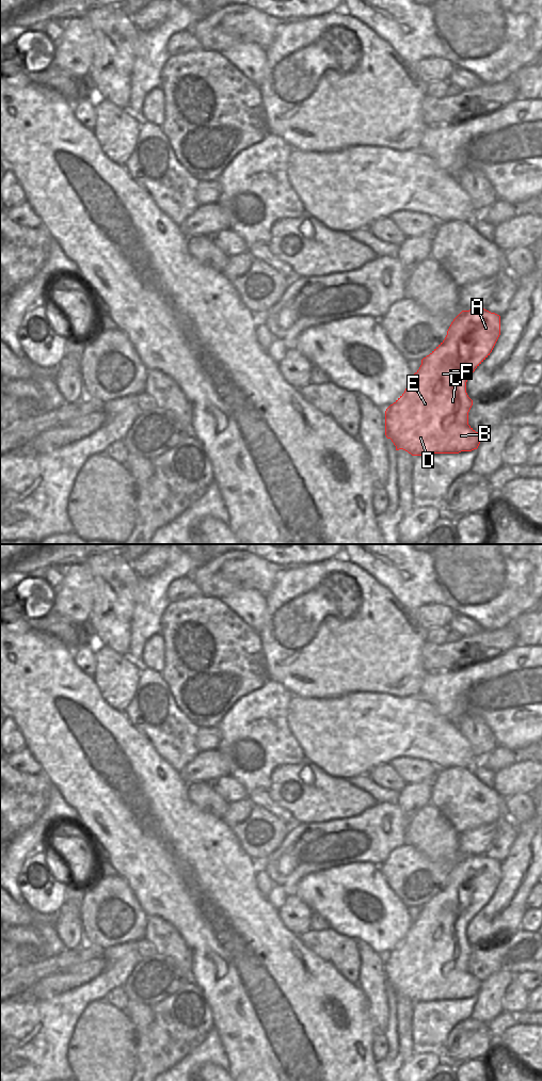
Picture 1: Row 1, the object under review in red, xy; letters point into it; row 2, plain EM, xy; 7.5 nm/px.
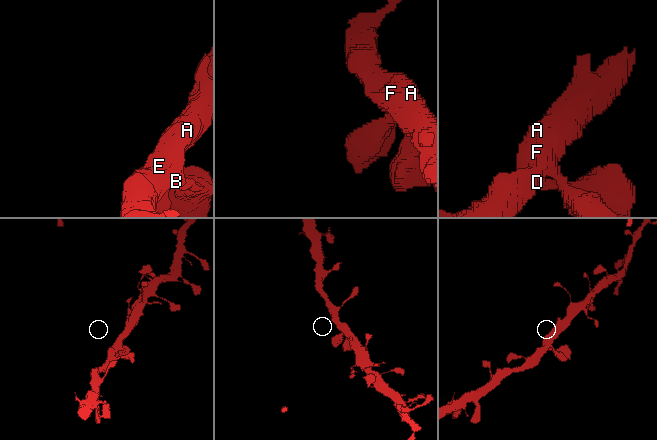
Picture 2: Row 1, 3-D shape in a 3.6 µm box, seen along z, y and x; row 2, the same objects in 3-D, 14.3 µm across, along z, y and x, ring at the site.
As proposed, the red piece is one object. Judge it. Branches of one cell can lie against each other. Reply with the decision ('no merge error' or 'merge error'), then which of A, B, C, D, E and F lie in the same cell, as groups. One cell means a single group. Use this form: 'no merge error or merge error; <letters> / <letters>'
no merge error; A B C D E F

